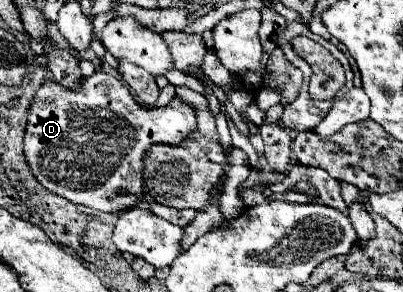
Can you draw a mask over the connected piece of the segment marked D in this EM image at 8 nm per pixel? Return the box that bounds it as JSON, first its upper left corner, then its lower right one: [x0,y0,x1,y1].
[25,71,195,213]

